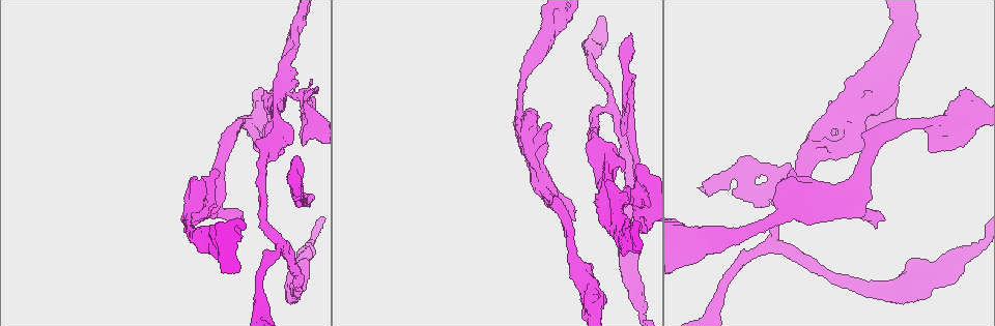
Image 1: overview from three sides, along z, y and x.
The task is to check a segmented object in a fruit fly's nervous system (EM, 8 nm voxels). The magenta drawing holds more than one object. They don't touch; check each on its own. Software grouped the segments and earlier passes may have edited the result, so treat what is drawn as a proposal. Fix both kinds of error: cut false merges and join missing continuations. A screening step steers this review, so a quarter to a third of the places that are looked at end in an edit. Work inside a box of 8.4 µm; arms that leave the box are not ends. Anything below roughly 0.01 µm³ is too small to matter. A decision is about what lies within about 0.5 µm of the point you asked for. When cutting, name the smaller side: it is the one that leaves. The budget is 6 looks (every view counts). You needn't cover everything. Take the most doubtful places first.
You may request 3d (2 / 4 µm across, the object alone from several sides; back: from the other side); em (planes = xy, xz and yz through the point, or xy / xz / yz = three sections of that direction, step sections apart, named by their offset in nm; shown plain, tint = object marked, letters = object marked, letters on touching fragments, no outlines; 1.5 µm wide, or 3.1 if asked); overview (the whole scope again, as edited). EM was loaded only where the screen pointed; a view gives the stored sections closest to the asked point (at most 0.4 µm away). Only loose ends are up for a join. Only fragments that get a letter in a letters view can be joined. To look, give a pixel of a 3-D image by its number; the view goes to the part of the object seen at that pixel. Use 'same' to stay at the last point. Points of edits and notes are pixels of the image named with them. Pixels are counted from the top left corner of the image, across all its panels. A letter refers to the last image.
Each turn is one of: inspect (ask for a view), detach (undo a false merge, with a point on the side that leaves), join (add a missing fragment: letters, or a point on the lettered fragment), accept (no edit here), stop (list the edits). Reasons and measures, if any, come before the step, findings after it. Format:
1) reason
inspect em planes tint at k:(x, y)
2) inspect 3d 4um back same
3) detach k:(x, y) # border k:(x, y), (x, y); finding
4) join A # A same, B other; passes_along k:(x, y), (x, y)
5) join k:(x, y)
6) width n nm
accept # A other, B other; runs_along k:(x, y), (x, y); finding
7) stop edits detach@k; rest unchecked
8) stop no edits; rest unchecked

free end
inspect em xz step 8 letters at 1:(884, 220)

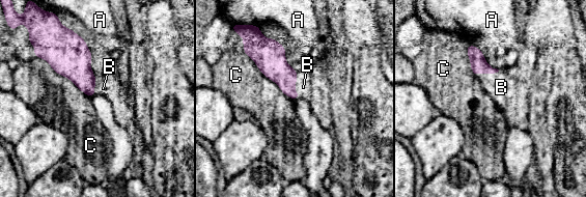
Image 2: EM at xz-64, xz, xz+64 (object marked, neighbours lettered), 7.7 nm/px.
inspect em planes letters same

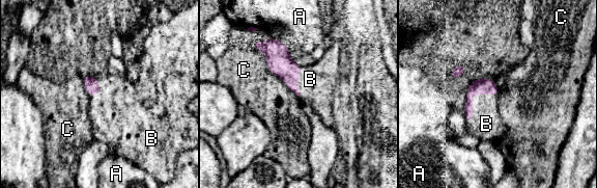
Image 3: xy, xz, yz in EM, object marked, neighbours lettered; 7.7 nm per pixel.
join 3:(486, 124) # A other, B same, C other; passes_along 3:(480, 86), (472, 98), (486, 124); it goes on there

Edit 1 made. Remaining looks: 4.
see it whole again
inspect overview

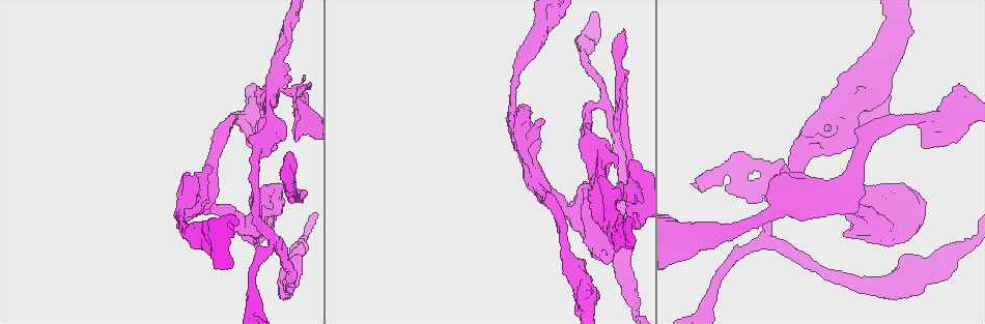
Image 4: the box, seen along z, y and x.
side arm on a straight run
inspect em xz step 4 tint at 4:(620, 70)

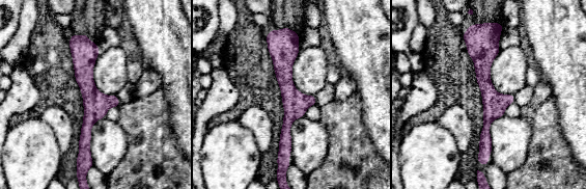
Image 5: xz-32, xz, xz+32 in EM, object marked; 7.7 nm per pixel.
see the neighbours
inspect em xz step 4 letters same

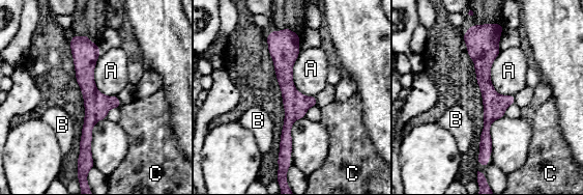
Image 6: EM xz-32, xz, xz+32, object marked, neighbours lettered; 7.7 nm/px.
longest_contact A 380 nm
accept # A other, B other, C other; border 6:(500, 51), (490, 81), (514, 96); one neuron here

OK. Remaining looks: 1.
stop edits join@3; rest unchecked

